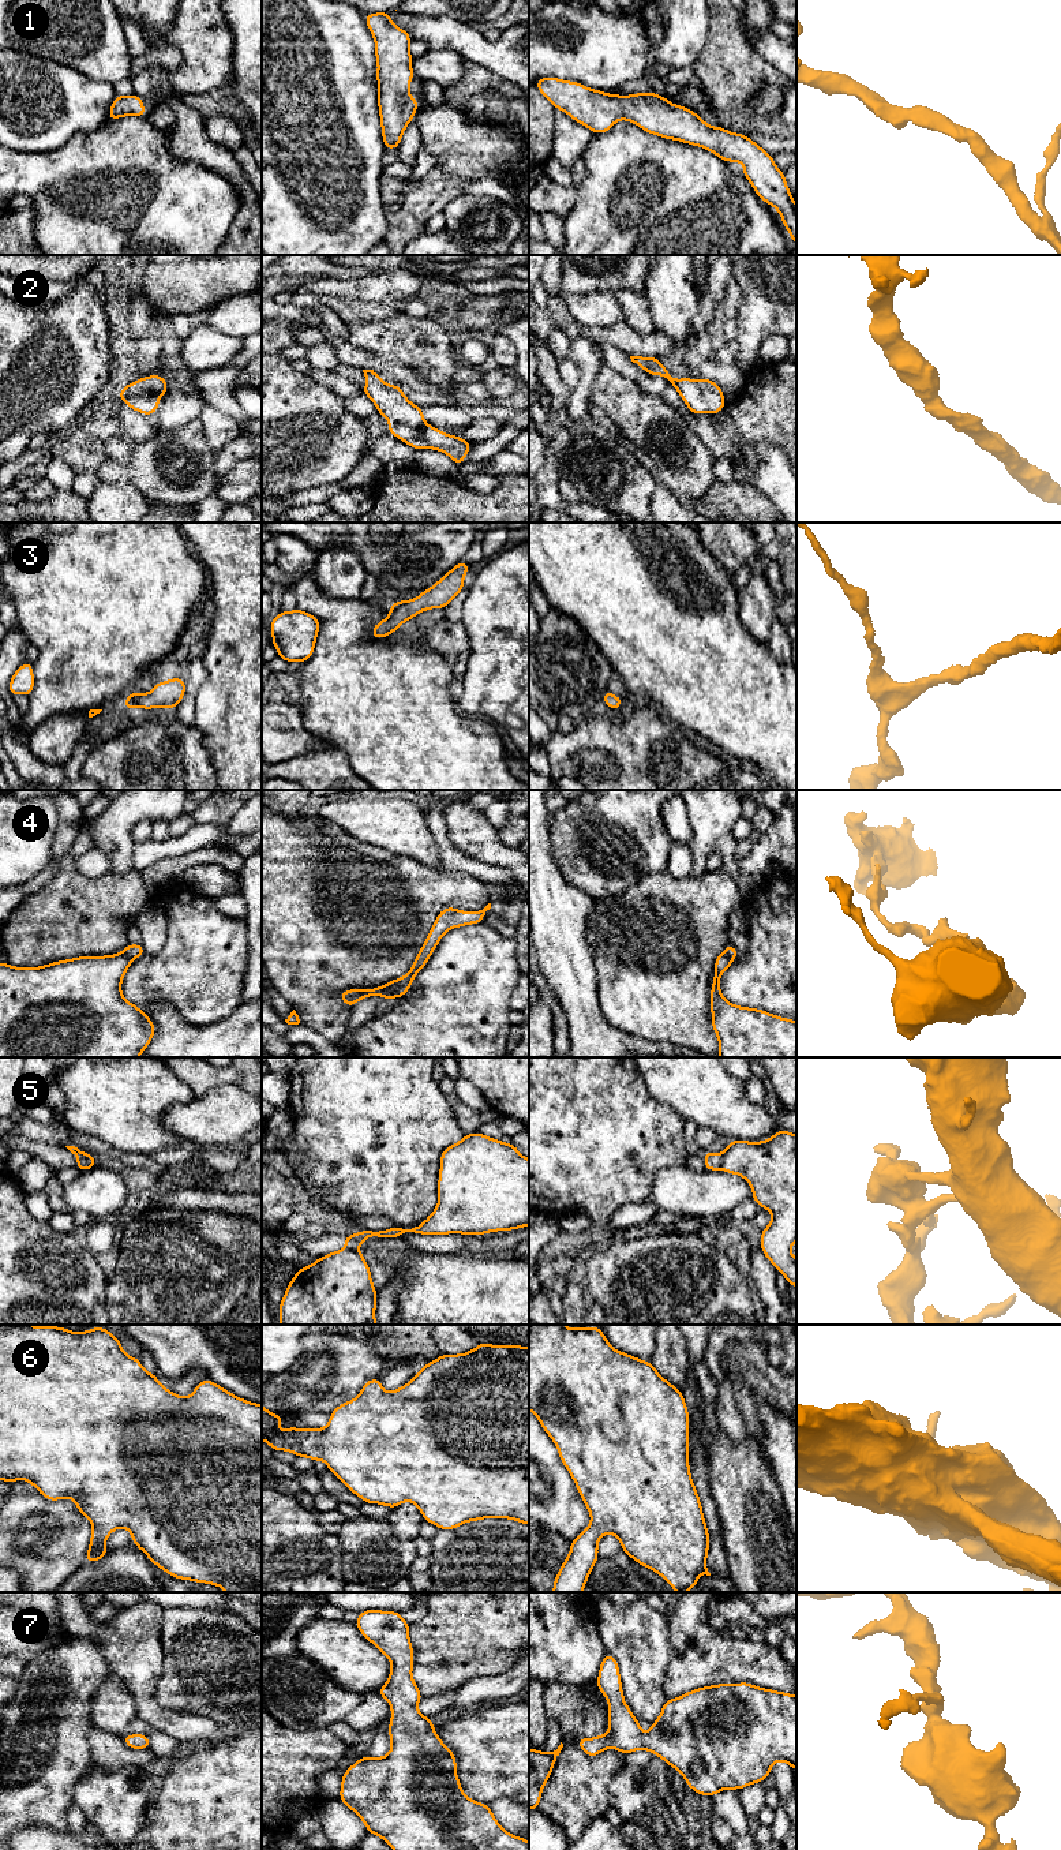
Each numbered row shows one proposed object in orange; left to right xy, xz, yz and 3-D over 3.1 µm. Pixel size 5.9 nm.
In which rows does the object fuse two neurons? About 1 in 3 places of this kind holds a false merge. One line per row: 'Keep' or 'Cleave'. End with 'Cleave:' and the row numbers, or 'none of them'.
1: Keep
2: Keep
3: Keep
4: Cleave
5: Cleave
6: Keep
7: Keep
Cleave: 4, 5

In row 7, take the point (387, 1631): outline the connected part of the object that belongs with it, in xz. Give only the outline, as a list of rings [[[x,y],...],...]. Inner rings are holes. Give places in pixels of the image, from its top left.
[[[365,1610],[355,1622],[361,1634],[385,1654],[391,1670],[387,1682],[378,1690],[391,1708],[389,1737],[391,1750],[385,1757],[361,1757],[349,1767],[341,1782],[340,1800],[365,1824],[370,1834],[380,1836],[393,1850],[529,1850],[526,1838],[510,1835],[485,1804],[468,1798],[455,1774],[454,1753],[436,1735],[434,1722],[417,1711],[423,1694],[412,1678],[413,1645],[409,1624],[397,1611]]]

